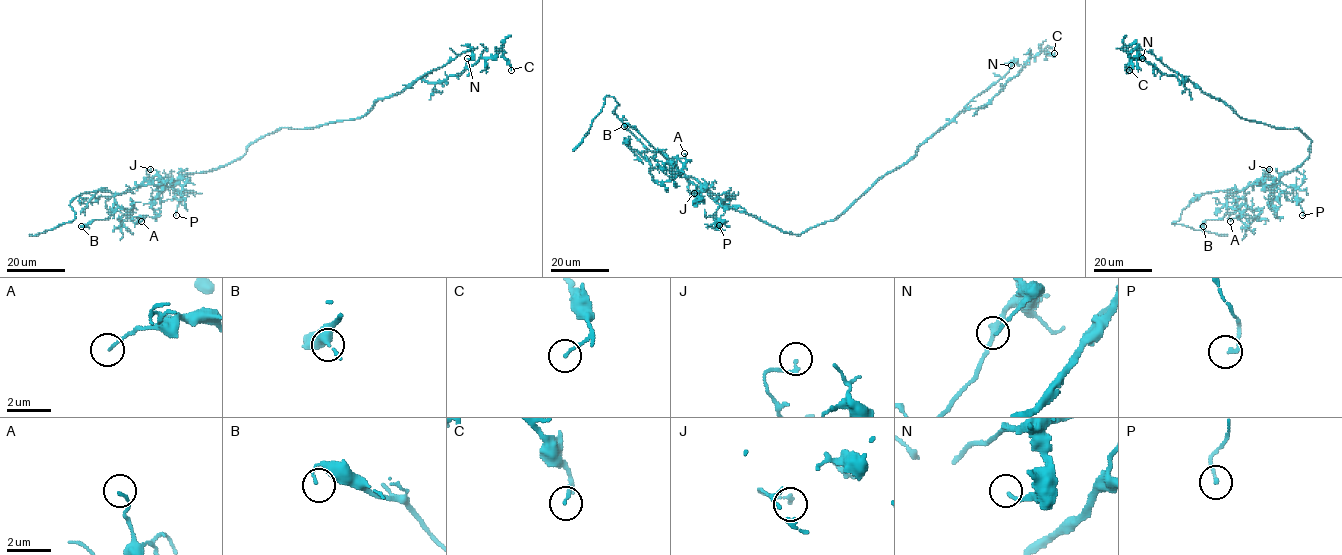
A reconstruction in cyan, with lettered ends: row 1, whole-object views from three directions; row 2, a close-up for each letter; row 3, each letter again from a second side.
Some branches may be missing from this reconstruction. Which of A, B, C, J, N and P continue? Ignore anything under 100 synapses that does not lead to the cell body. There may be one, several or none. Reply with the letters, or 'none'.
none

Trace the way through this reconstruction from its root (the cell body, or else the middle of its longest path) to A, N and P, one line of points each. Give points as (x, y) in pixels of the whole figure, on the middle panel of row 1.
A: (803, 232), (784, 232), (714, 199), (692, 184), (658, 150), (668, 158), (678, 174), (683, 167), (684, 153)
N: (803, 232), (834, 220), (878, 180), (906, 163), (920, 145), (1003, 77), (1016, 61), (1011, 65)
P: (803, 232), (784, 232), (722, 202), (716, 212), (716, 218), (722, 222), (719, 225)

